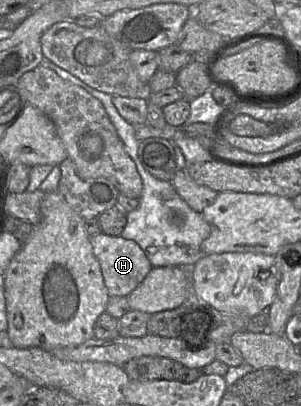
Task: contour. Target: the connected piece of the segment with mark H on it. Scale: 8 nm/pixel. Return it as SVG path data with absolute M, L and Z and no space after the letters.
M99 233L90 236L109 296L127 297L147 276L152 265L133 240Z

